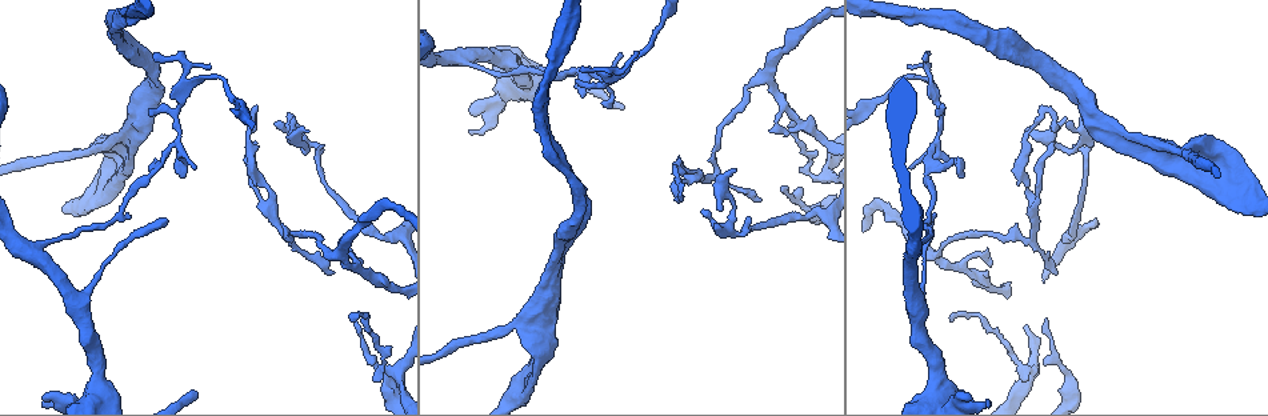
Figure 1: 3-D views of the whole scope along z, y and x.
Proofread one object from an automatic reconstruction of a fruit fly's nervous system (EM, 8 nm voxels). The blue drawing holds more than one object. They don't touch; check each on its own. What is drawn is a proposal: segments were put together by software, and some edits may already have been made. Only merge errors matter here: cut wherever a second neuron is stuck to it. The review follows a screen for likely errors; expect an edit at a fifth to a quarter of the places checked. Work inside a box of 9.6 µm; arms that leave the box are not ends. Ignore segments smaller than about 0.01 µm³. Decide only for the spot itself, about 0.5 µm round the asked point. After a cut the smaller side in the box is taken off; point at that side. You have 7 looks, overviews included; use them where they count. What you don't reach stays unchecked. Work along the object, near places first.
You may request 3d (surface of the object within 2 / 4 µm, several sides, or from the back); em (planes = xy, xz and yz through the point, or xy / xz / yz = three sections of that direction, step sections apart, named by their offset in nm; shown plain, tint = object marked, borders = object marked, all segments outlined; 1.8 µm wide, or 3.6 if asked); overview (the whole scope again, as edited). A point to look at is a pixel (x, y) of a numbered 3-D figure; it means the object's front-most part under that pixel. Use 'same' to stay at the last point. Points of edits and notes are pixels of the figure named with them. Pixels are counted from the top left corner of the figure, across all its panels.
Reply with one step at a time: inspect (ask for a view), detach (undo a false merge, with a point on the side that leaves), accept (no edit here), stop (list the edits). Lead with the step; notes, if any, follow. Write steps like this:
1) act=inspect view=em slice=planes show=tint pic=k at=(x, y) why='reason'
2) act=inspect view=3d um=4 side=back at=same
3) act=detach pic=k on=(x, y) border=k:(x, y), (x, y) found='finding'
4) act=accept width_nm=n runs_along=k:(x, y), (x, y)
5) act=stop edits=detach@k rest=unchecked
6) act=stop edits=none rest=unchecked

act=inspect view=em um=3.6 slice=planes show=plain pic=1 at=(729, 192)

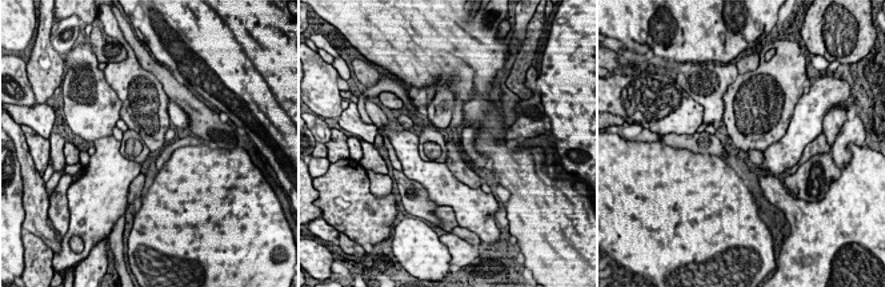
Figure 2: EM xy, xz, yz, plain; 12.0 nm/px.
act=inspect view=em um=3.6 slice=planes show=tint at=same why='where the object lies'

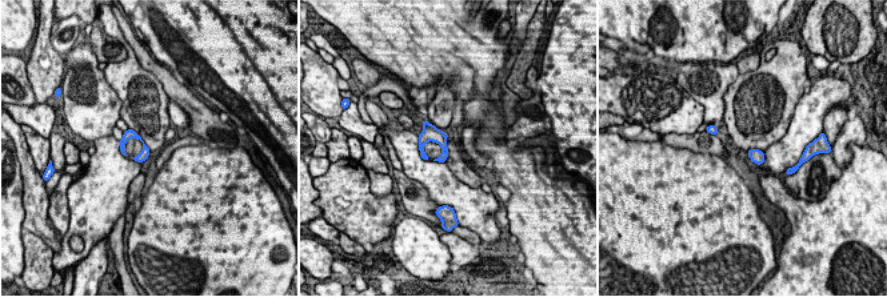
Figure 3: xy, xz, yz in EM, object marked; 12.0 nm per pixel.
act=accept width_nm=120 runs_along=3:(127, 132), (143, 143), (144, 157) found='all the same neuron'

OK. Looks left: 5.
act=inspect view=3d um=4 pic=1 at=(934, 146) why='three-way junction'

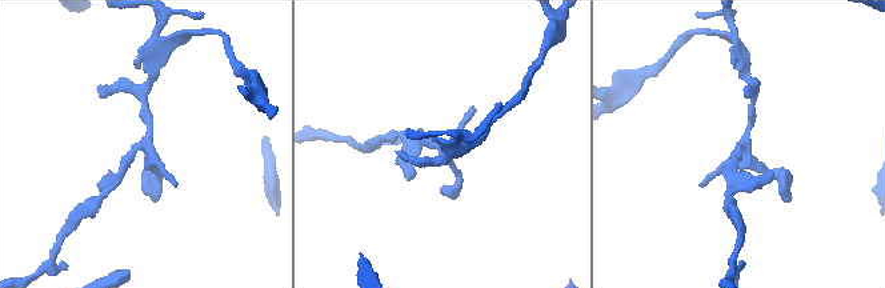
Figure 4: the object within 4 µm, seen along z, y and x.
act=inspect view=em slice=xz step=4 show=tint pic=4 at=(145, 146)

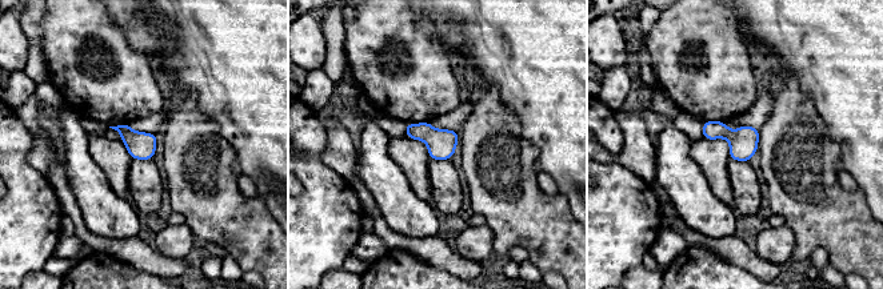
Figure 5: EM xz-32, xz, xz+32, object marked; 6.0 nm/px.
act=accept found='all the same neuron'

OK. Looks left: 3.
act=inspect view=em slice=planes show=borders pic=1 at=(97, 151) why='abrupt turn'

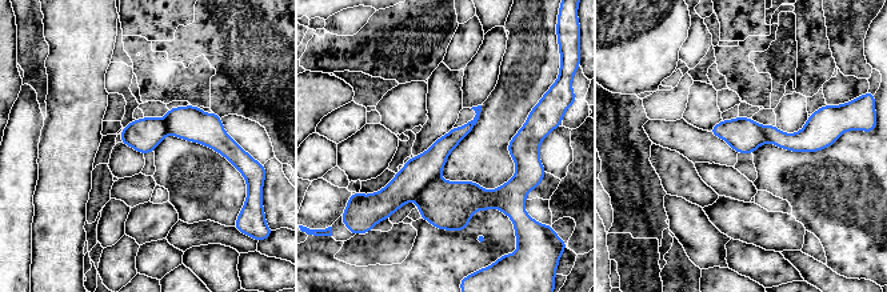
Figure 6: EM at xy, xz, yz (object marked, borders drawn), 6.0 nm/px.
act=detach pic=6 on=(416, 174) width_nm=180 border=6:(439, 176), (414, 200) found='a second neuron is stuck on'

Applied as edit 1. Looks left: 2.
act=stop edits=detach@6 rest=unchecked

